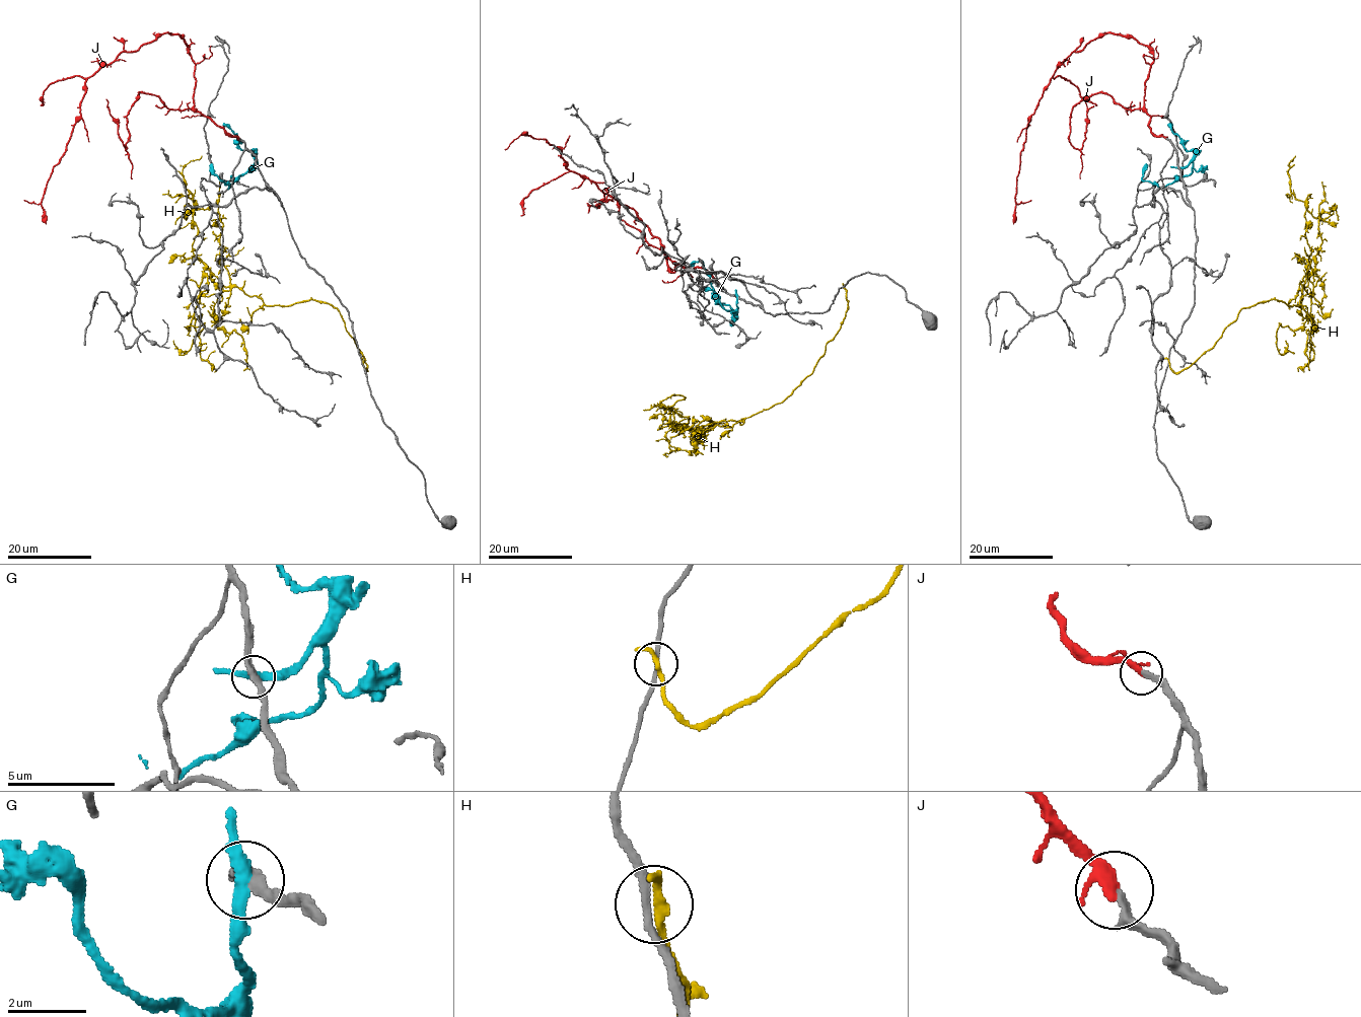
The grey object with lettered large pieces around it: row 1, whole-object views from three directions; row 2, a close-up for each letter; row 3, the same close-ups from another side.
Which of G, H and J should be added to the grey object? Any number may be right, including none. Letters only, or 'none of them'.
J

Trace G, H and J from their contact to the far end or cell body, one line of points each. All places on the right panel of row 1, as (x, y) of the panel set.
G: (1178, 168), (1192, 162), (1193, 171), (1188, 175), (1178, 176), (1163, 188), (1142, 179), (1146, 163)
H: (1168, 361), (1175, 373), (1187, 369), (1242, 308), (1298, 305), (1311, 252), (1306, 205), (1287, 171), (1295, 155)
J: (1166, 139), (1149, 128), (1144, 107), (1151, 52), (1099, 34), (1060, 64), (1027, 126), (1015, 199), (1031, 200)

